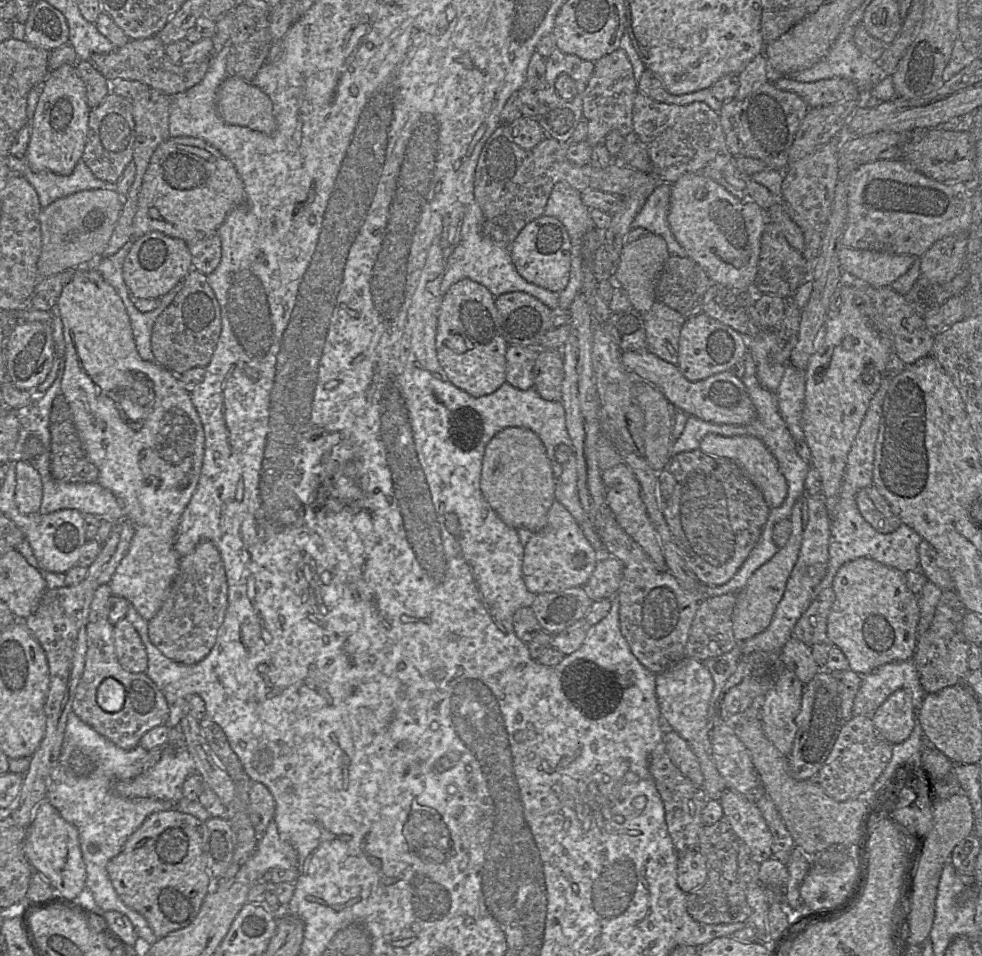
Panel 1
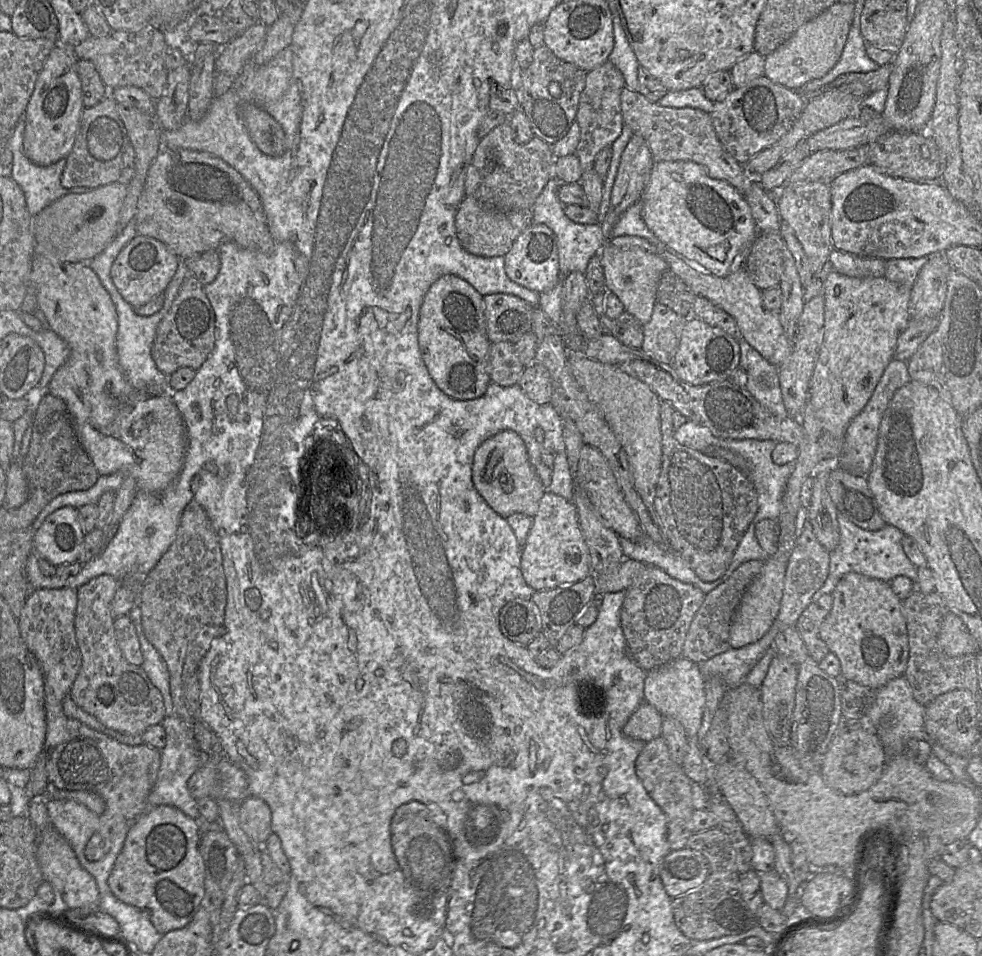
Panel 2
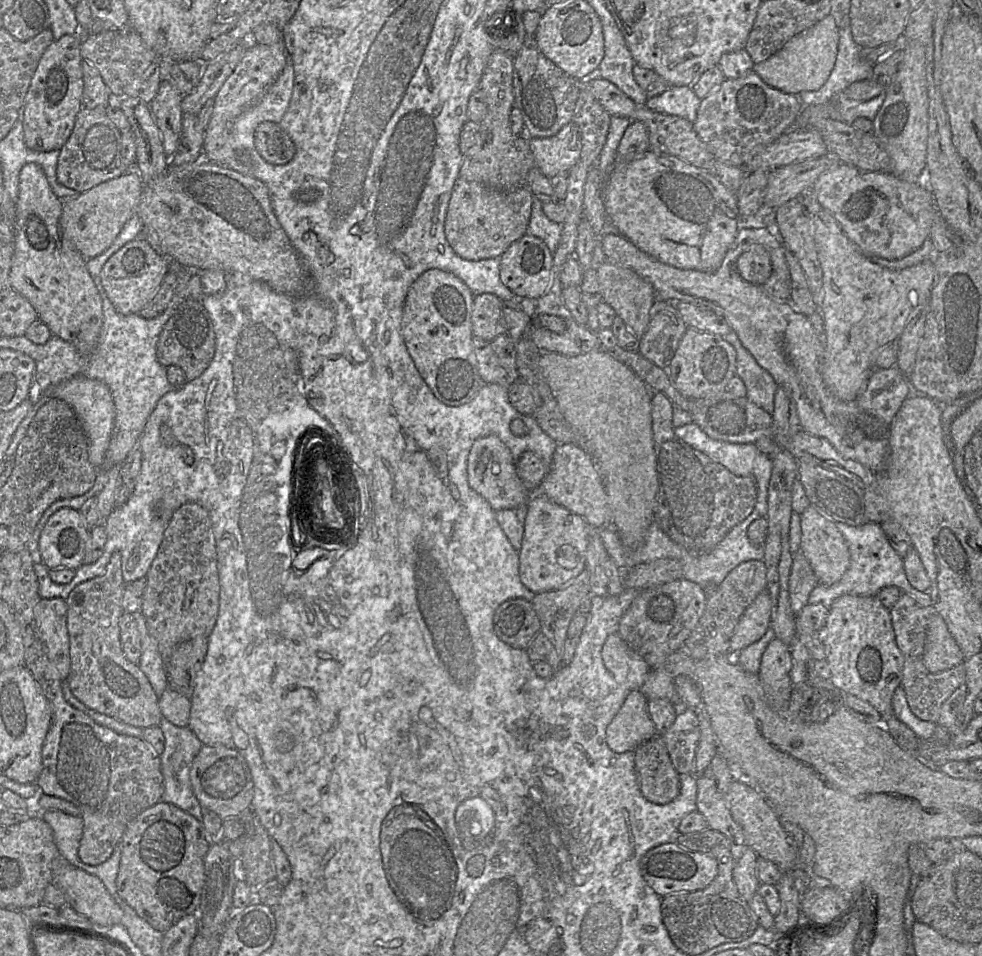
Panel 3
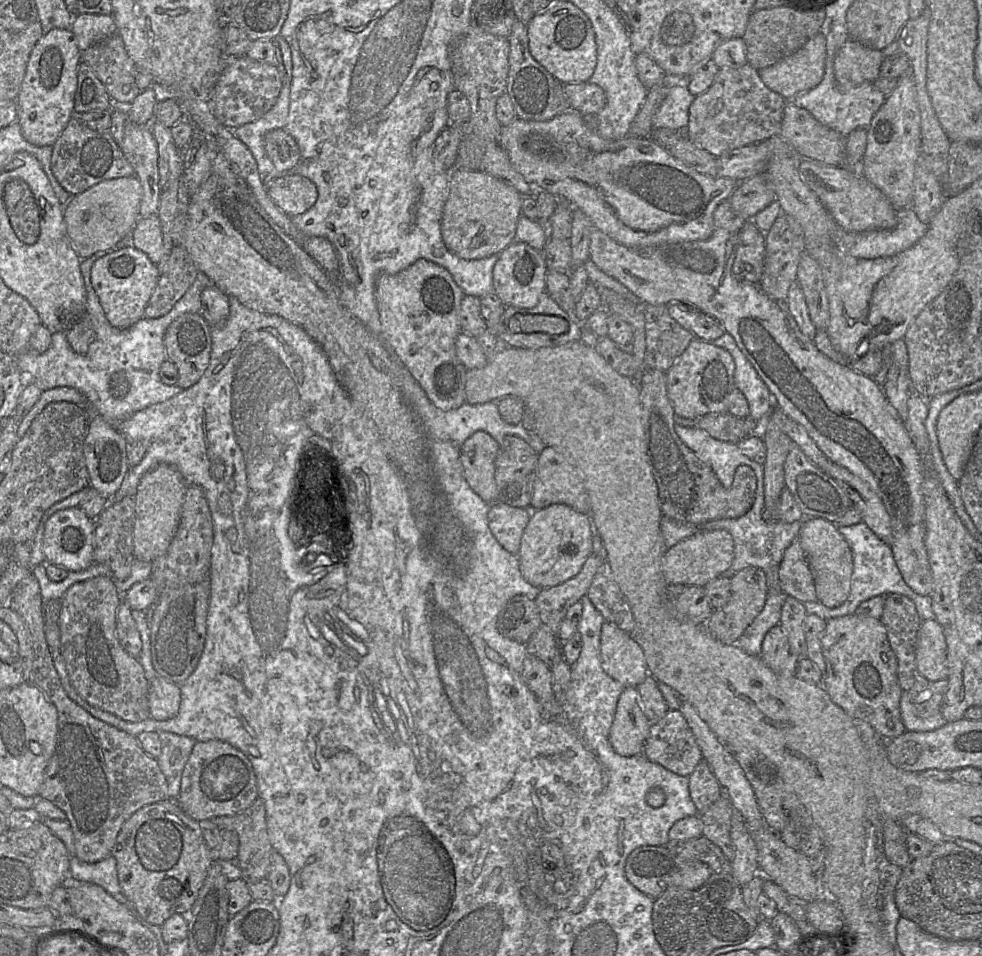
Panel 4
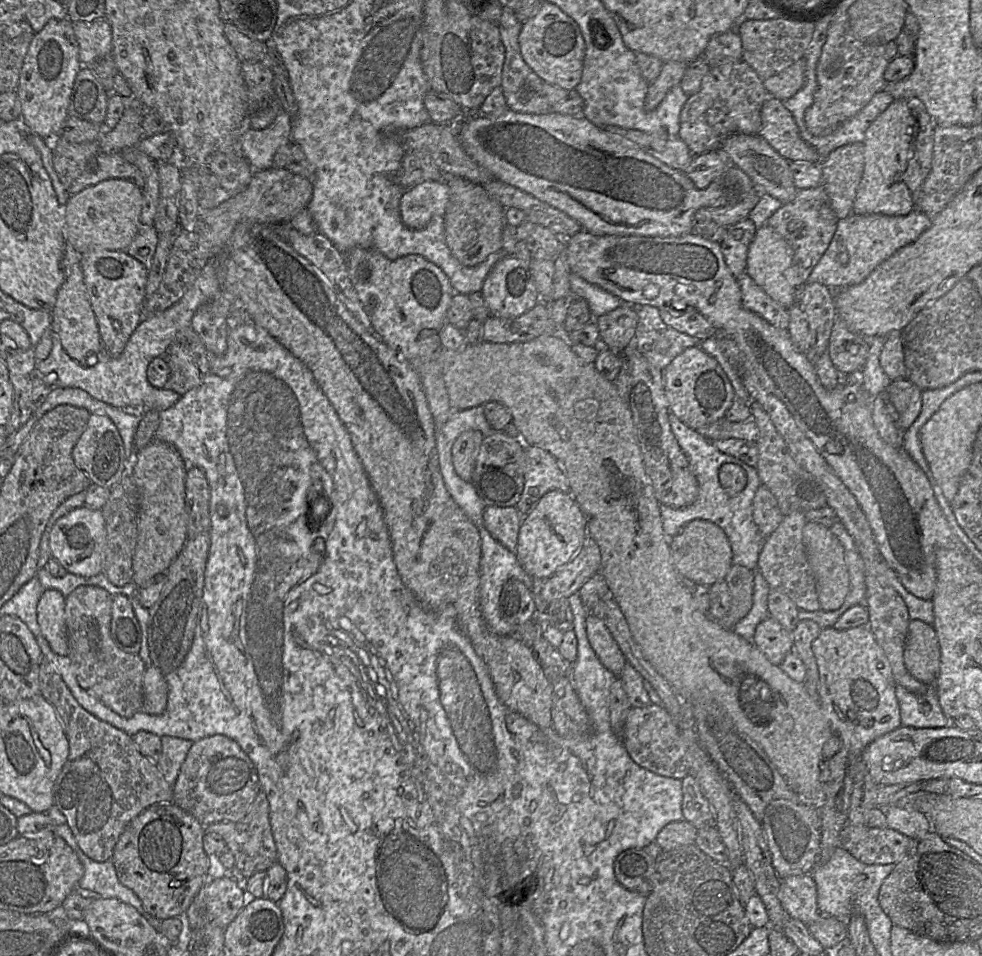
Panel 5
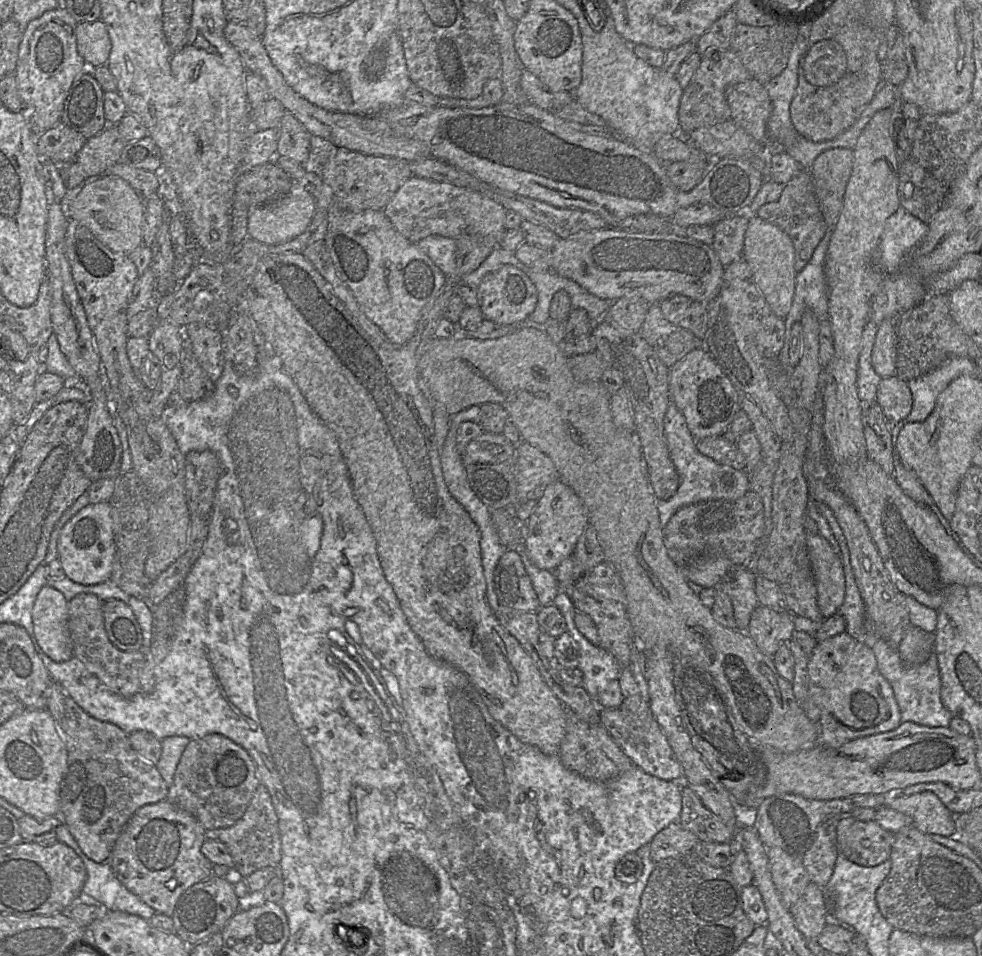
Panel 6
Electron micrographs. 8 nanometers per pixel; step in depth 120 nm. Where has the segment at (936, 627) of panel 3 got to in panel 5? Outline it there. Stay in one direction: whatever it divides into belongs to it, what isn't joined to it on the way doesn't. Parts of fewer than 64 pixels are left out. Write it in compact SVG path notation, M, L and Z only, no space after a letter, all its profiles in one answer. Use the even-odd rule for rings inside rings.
M910 619L903 656L906 669L915 679L926 685L935 684L941 653L934 626Z

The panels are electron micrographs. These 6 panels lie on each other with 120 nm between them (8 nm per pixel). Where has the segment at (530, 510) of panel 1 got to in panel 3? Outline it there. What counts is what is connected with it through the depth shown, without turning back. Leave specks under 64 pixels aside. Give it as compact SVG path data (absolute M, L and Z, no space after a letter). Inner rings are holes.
M495 435L481 437L473 442L467 458L467 478L470 488L480 494L495 512L518 508L531 498L531 493L517 474L509 448Z

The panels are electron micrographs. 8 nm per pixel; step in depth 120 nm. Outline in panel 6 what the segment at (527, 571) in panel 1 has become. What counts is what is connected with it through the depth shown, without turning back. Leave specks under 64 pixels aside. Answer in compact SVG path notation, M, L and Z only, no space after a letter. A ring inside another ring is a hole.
M562 479L551 483L525 523L526 537L523 545L529 559L538 568L554 571L563 560L573 554L588 523L586 509L573 489Z

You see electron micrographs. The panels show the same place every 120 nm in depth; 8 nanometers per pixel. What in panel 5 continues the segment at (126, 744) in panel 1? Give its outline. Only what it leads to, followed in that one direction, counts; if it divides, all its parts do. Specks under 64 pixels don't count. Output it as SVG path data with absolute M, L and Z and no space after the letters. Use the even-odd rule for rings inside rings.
M80 586L66 598L67 656L76 665L77 681L81 688L118 715L131 718L143 710L146 665L138 654L121 650L111 637L113 598L98 586Z

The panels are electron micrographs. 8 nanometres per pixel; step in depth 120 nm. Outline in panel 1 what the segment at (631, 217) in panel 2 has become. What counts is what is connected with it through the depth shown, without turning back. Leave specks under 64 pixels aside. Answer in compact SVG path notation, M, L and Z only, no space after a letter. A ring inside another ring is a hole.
M670 183L657 185L634 218L631 228L644 228L649 233L662 237L670 255L687 257L686 251L676 241L667 221L671 187Z

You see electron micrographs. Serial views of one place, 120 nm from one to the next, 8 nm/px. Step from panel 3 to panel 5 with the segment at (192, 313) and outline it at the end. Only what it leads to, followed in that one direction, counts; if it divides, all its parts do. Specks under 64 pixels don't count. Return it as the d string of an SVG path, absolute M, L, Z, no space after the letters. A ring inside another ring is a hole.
M191 326L176 334L167 360L170 377L165 388L180 396L201 385L209 371L210 354Z

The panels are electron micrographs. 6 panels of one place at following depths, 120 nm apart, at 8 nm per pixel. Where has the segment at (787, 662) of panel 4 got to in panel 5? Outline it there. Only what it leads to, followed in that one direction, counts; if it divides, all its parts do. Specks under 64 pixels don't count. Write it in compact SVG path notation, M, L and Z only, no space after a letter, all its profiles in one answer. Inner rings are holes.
M769 616L757 625L752 643L770 663L779 666L785 656L793 651L793 634Z

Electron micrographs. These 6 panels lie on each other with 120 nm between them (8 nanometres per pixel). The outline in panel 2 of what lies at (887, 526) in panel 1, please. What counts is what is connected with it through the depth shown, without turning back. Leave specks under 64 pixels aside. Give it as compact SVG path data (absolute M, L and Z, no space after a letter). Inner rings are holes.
M832 468L827 489L837 513L843 514L855 525L870 531L886 526L866 477L852 475L840 468Z

